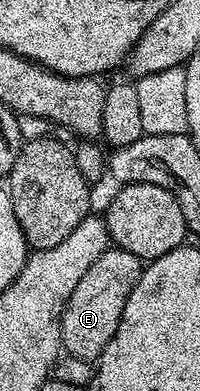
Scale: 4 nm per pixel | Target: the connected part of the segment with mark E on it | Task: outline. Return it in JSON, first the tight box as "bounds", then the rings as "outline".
{"bounds":[60,248,142,359],"outline":[[[109,248],[78,280],[78,288],[70,296],[64,309],[60,325],[60,341],[63,349],[73,358],[99,359],[100,354],[110,344],[114,332],[118,332],[118,320],[122,320],[122,308],[138,284],[142,260],[130,252],[119,248]]]}

